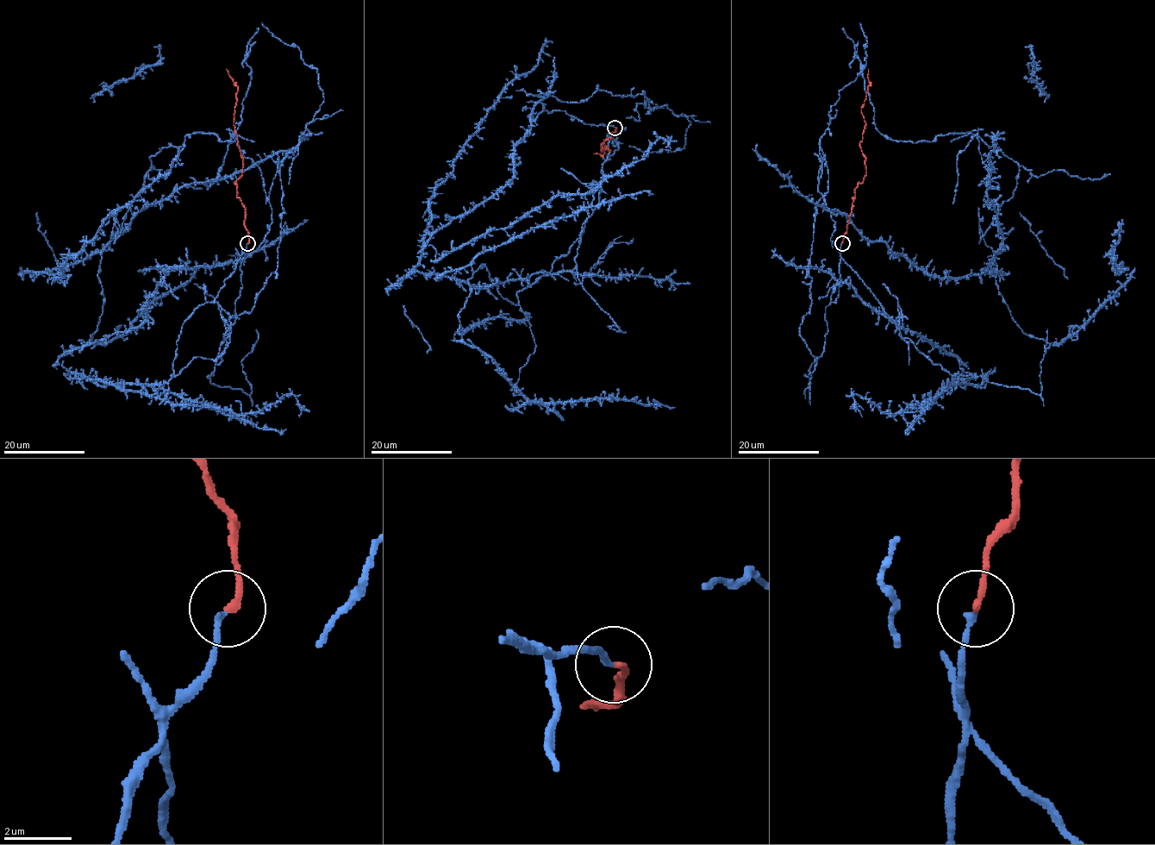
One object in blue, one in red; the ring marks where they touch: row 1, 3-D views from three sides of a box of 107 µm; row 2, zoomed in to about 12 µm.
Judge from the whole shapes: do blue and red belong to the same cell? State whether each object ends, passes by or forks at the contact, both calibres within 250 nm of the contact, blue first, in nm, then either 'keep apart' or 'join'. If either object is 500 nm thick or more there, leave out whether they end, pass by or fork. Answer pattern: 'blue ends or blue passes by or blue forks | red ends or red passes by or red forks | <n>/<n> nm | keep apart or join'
blue ends | red ends | 170/200 nm | keep apart

